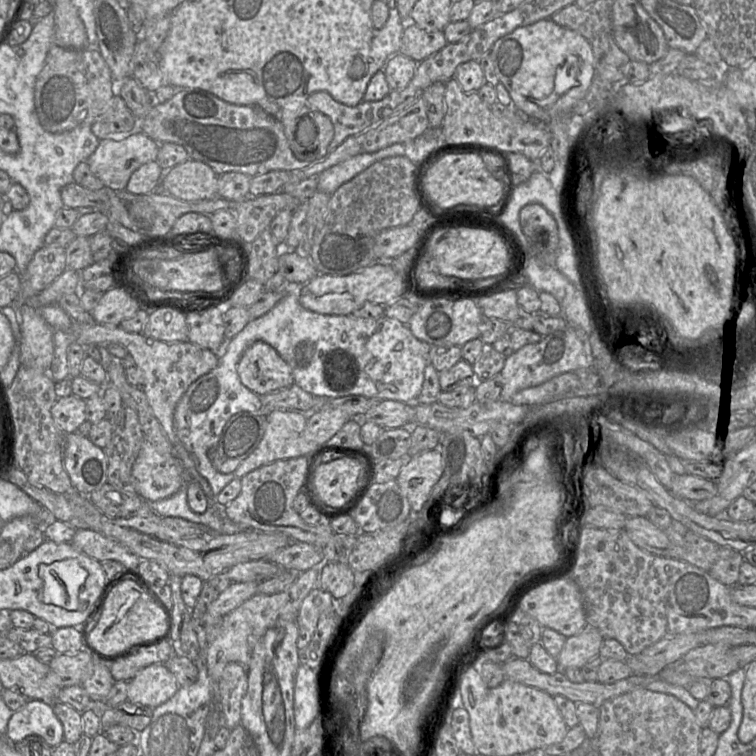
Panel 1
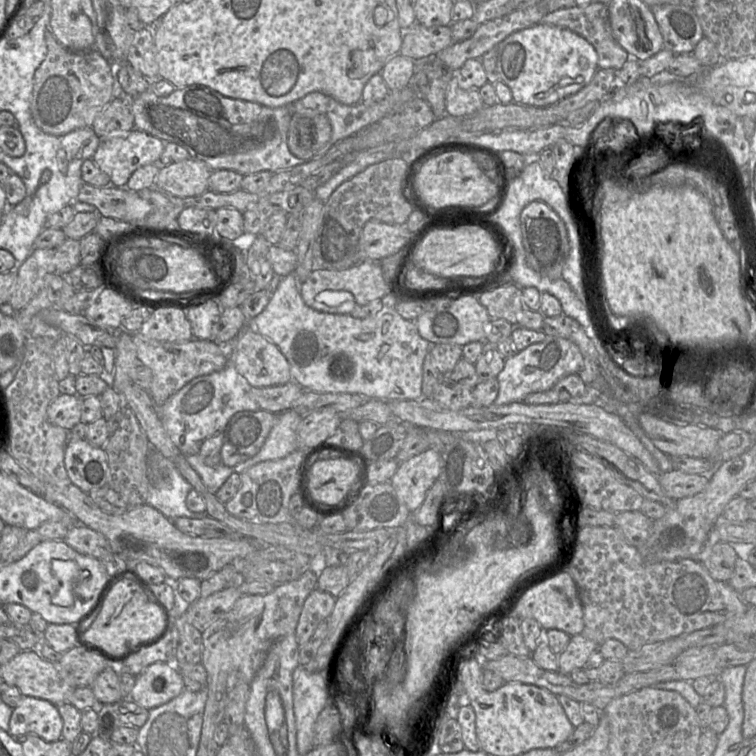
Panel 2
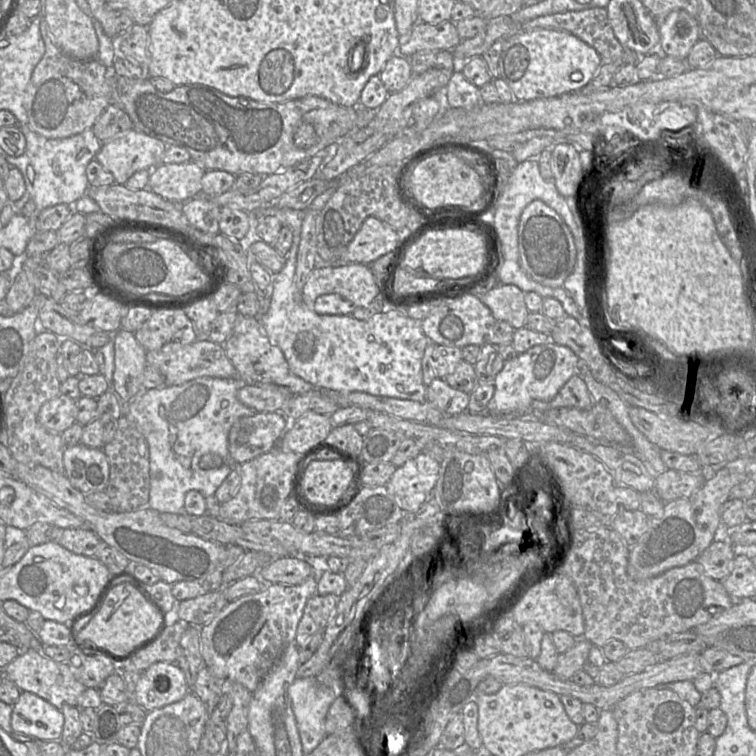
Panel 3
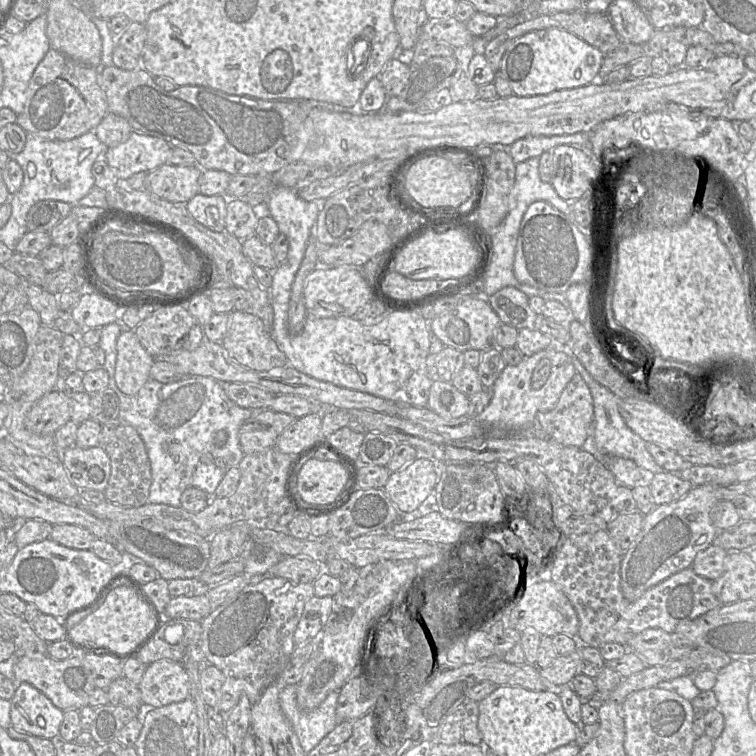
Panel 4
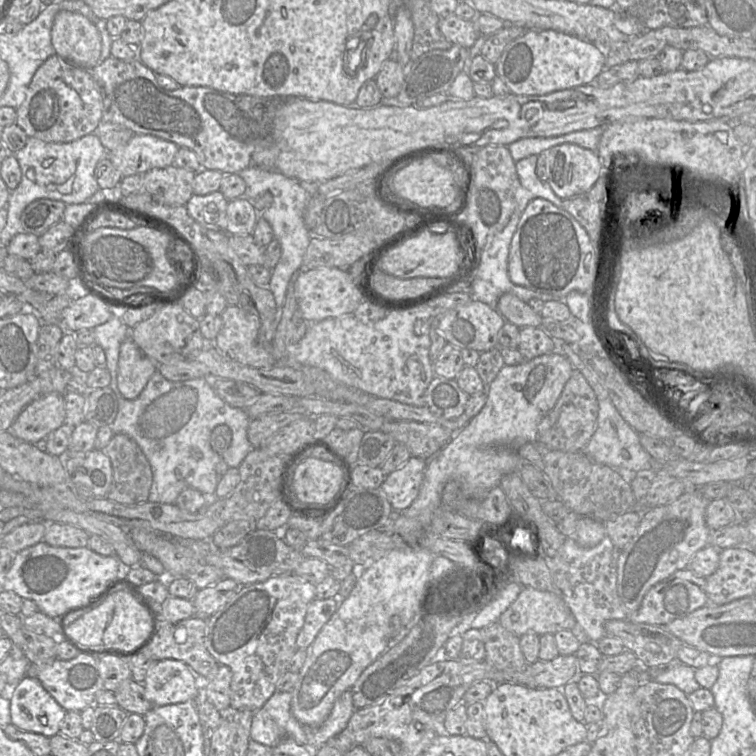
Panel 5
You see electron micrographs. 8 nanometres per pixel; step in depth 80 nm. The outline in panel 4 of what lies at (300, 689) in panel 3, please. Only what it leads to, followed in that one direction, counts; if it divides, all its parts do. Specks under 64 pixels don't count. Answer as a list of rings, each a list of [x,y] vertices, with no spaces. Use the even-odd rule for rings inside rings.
[[[297,685],[283,686],[279,701],[305,753],[310,752],[338,724],[336,706],[339,691],[332,691],[314,710],[305,711],[297,704]]]

